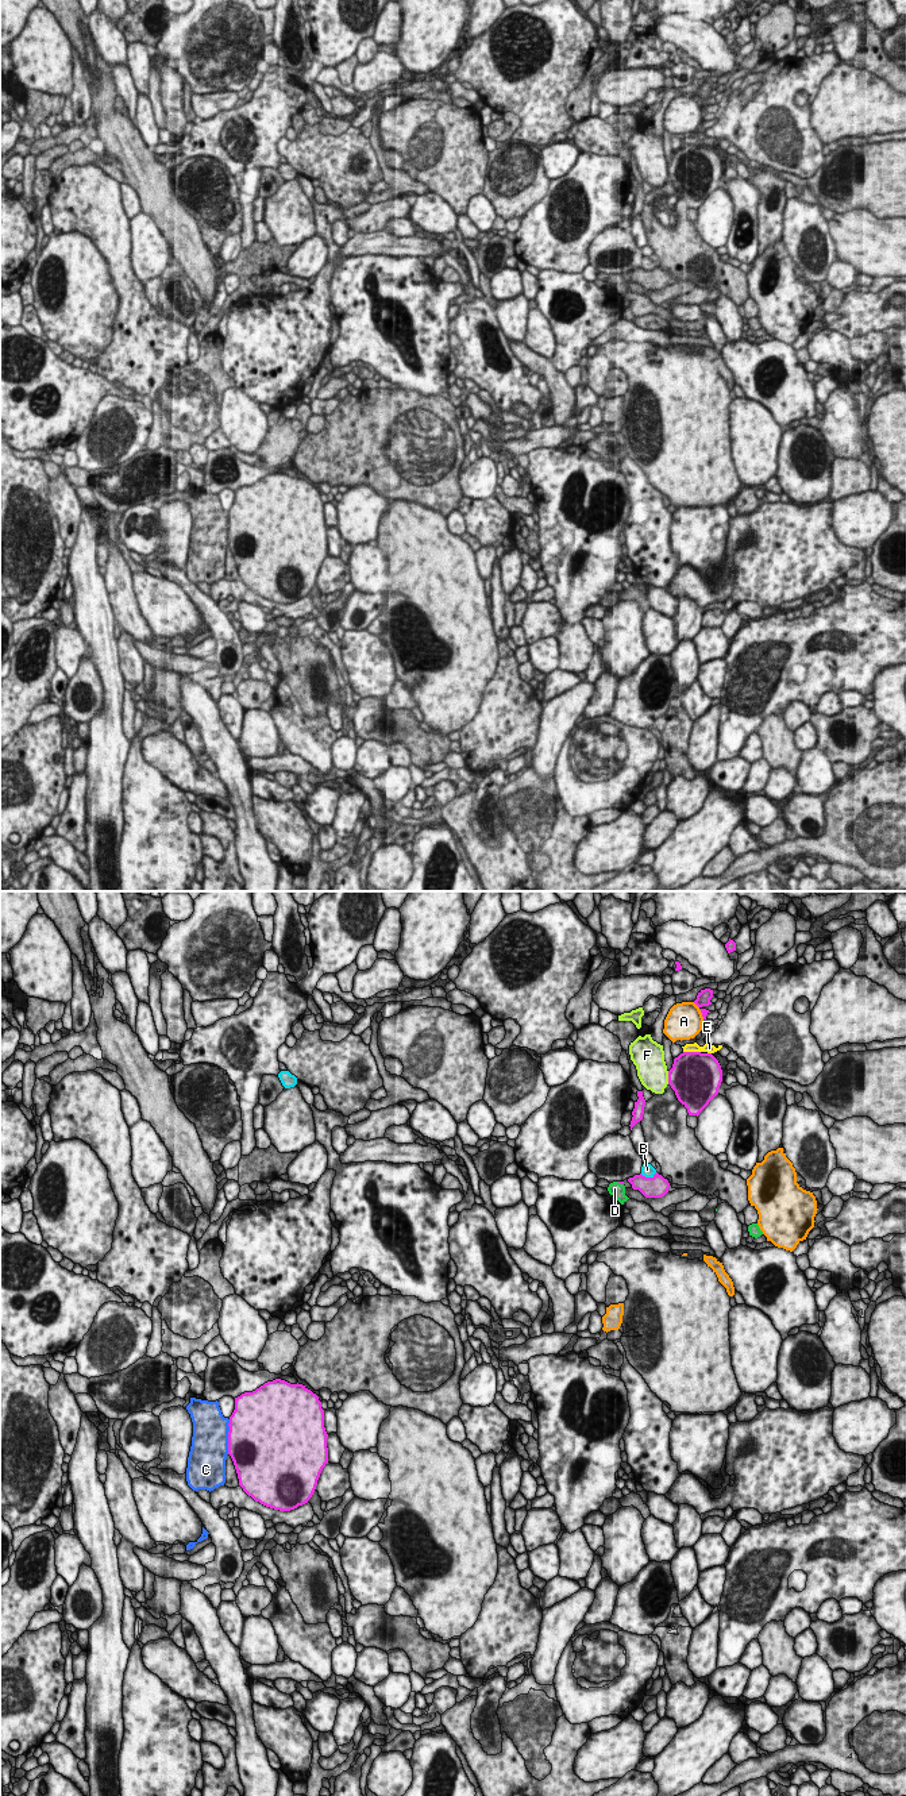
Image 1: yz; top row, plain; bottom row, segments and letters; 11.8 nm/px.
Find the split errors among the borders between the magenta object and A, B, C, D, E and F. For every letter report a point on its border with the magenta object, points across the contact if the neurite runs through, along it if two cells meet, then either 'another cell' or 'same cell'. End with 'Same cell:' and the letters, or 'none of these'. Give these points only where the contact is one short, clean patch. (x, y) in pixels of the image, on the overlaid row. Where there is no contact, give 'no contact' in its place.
A: meets magenta in yz at (700, 1009); another cell
B: meets magenta in yz at (648, 1178); another cell
C: meets magenta in yz at (228, 1437); another cell
D: meets magenta in yz at (620, 1183); runs through yz (619, 1182), (620, 1183), (615, 1189); same cell
E: meets magenta in yz at (691, 1052); another cell
F: meets magenta in yz at (669, 1078); another cell
Same cell: D

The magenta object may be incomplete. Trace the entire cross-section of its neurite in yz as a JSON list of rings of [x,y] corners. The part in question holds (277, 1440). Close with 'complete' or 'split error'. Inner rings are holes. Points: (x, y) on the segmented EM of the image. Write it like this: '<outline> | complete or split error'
[[[275,1379],[235,1398],[230,1417],[228,1454],[239,1485],[261,1504],[290,1511],[312,1498],[323,1468],[328,1464],[328,1434],[319,1396],[302,1384]]] | complete

